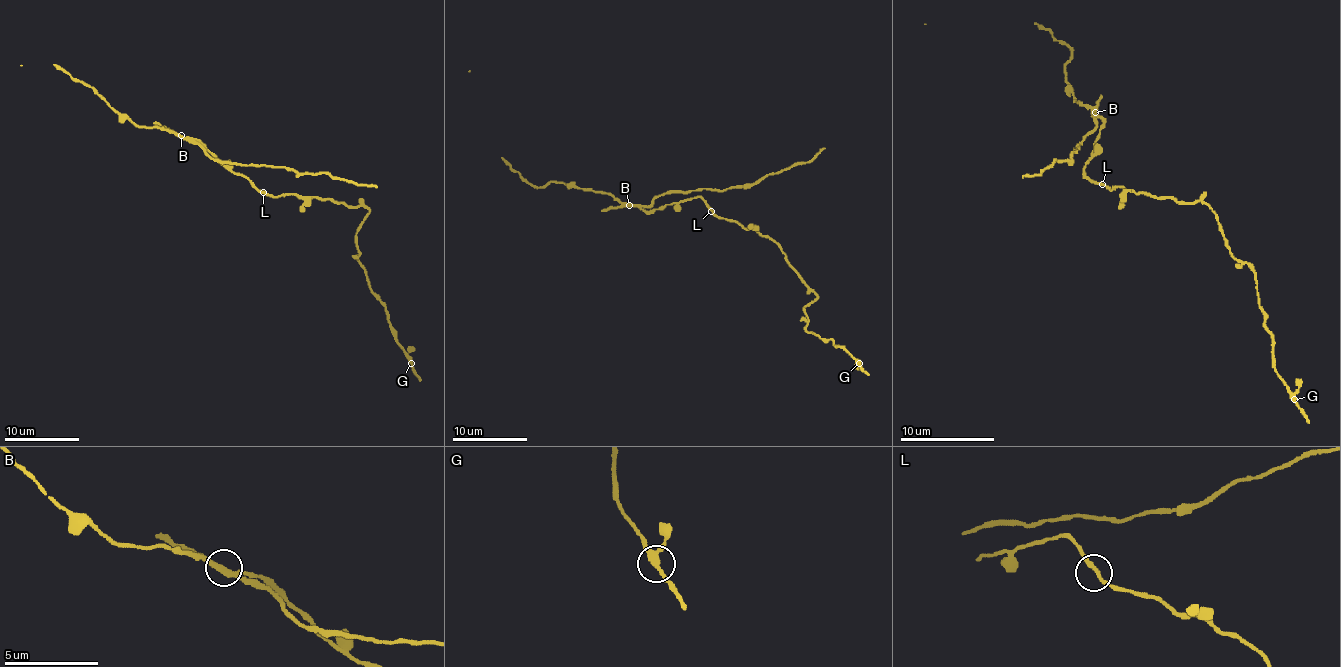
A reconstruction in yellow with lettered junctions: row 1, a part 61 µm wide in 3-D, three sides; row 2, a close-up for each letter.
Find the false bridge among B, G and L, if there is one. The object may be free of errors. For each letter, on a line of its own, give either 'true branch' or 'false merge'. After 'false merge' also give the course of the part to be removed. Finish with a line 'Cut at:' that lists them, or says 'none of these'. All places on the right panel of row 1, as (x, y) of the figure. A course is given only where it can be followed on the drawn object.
B: false merge | (1095, 113), (1095, 127), (1067, 160), (1055, 160), (1041, 175), (1022, 177)
G: true branch
L: true branch
Cut at: B

